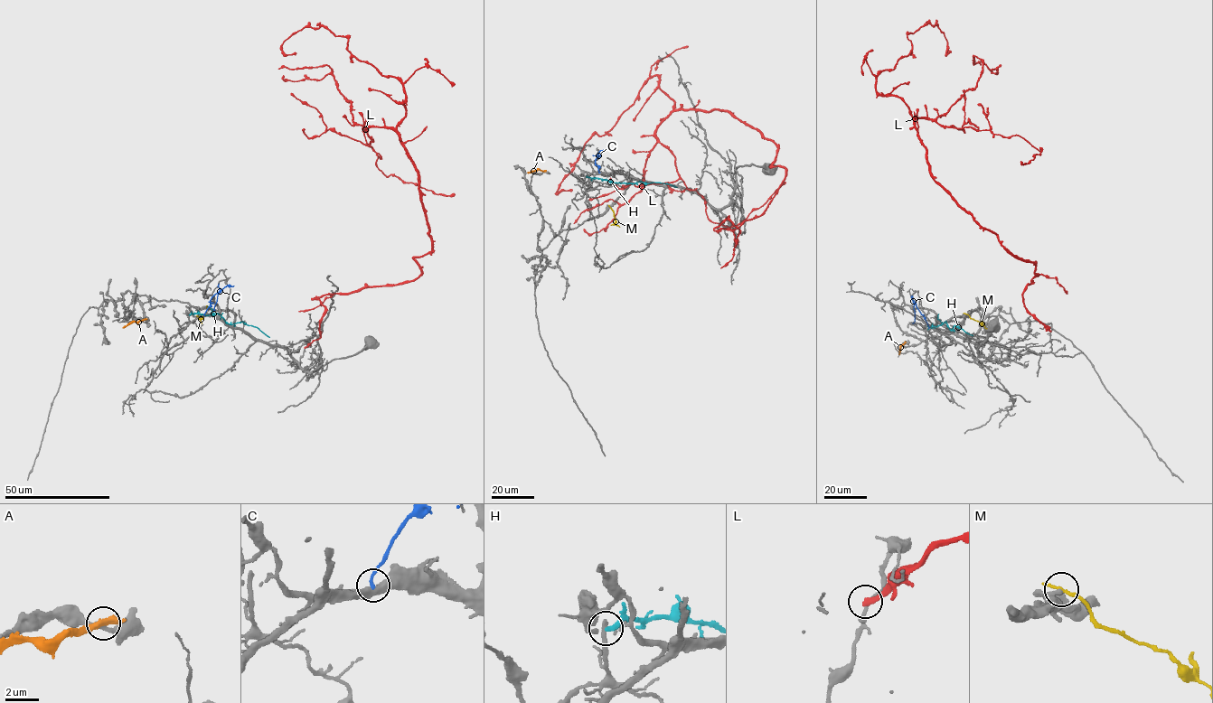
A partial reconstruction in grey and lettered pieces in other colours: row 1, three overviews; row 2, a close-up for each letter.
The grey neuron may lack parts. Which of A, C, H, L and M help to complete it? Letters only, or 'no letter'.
no letter

